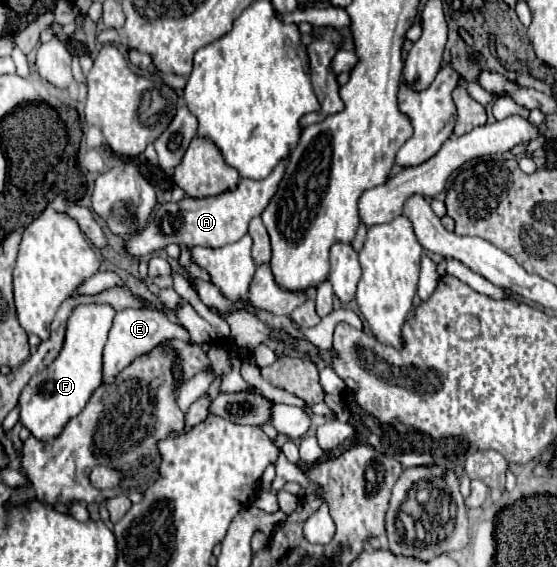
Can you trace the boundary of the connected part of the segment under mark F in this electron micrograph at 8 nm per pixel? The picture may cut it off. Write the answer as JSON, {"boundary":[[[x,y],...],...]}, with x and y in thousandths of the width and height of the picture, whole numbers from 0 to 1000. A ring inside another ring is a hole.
{"boundary":[[[158,534],[133,541],[118,573],[118,598],[108,626],[93,637],[90,647],[54,668],[32,707],[36,746],[50,753],[65,774],[90,778],[93,771],[101,771],[122,746],[122,739],[151,721],[169,686],[183,675],[183,619],[187,601],[194,598],[194,587],[201,580],[205,556],[208,549],[197,538]]]}

